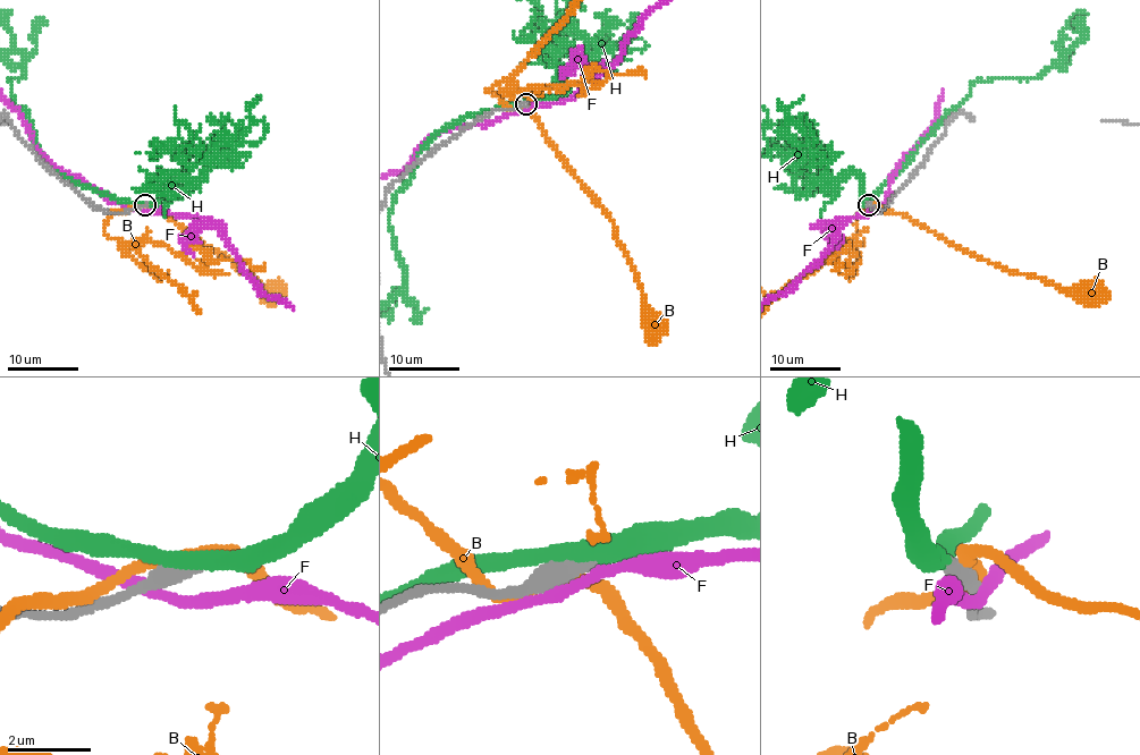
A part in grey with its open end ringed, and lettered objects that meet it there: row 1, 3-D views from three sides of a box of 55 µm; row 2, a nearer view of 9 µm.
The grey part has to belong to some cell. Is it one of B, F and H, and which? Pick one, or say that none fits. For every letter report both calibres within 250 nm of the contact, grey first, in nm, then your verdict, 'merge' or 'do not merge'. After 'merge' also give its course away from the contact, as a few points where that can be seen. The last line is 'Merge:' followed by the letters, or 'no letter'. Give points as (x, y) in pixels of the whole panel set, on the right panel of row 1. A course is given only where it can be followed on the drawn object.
B: 600 nm thick on the grey side, 260 nm on the other; do not merge
F: 340 nm thick on the grey side, 280 nm on the other; do not merge
H: 500 nm thick on the grey side, 400 nm on the other; merge; it runs (868, 205), (973, 84), (978, 81), (1031, 79), (1062, 62), (1086, 33)
Merge: H

